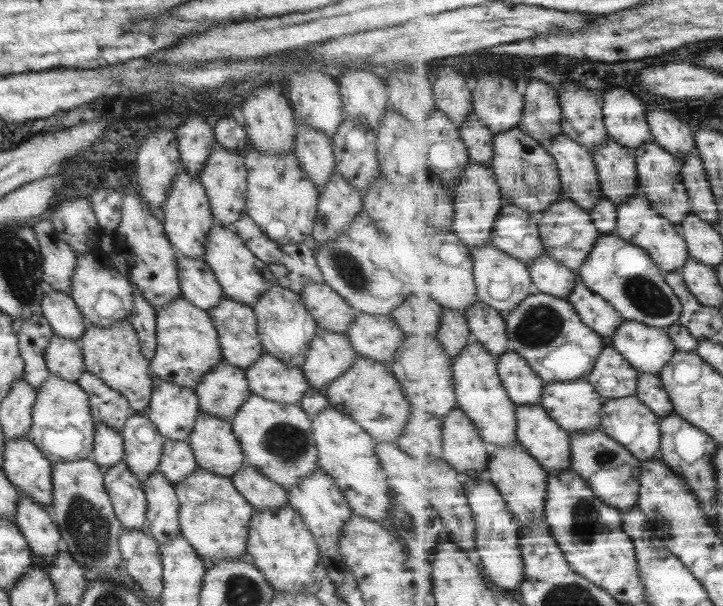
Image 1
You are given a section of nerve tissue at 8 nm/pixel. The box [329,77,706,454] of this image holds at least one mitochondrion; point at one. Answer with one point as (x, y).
(541, 326)

